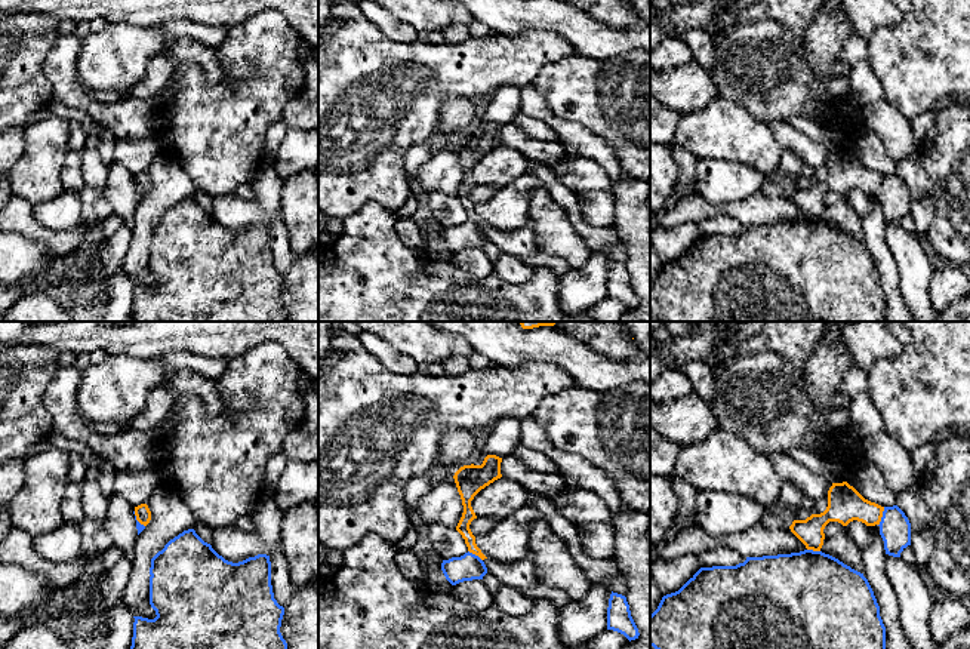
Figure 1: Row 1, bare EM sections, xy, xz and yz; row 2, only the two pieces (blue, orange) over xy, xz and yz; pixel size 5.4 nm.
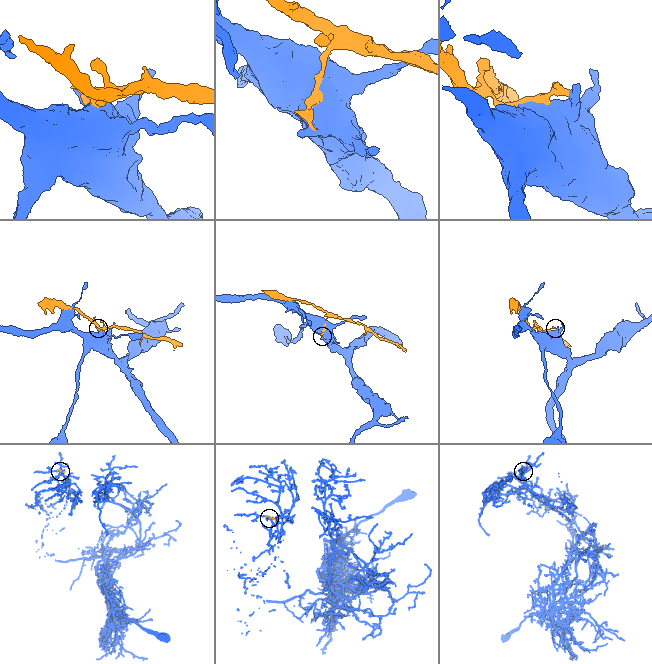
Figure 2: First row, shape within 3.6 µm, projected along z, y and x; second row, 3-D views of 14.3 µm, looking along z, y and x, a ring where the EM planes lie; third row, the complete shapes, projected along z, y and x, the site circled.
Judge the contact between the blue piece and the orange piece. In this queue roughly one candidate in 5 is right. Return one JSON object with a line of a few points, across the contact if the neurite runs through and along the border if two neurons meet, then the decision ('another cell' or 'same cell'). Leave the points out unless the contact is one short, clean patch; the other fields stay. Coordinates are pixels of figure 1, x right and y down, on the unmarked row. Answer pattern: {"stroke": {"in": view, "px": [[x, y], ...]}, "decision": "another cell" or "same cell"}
{"decision": "another cell"}

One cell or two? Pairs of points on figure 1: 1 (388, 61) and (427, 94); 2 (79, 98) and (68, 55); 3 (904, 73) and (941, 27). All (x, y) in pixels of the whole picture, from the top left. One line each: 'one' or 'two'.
1: one
2: one
3: one

